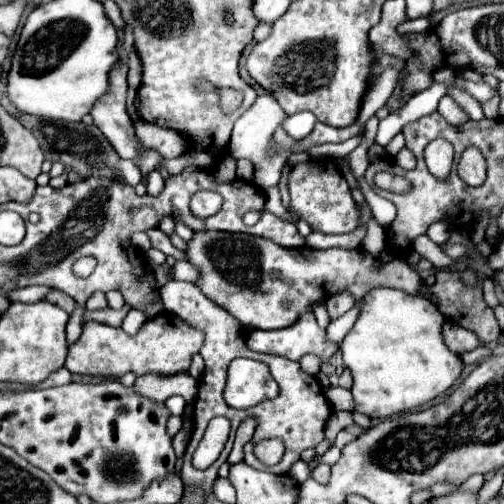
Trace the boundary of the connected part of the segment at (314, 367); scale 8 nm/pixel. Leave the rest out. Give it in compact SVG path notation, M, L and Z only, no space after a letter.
M305 355L301 358L299 363L301 365L302 370L304 370L304 372L309 375L316 376L320 371L321 362L319 358L315 355Z

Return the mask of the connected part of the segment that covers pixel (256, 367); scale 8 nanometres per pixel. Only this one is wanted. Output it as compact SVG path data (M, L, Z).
M236 358L230 364L224 398L232 408L252 408L278 393L278 385L265 364L246 358Z

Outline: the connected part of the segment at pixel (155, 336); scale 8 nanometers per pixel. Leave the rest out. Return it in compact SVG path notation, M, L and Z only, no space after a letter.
M164 312L156 316L154 320L148 320L136 336L128 336L122 328L112 328L102 322L86 322L82 326L80 338L70 346L66 368L70 372L88 374L88 376L106 376L106 378L120 378L128 372L134 372L138 376L142 374L178 374L190 368L192 356L198 354L202 348L204 336L198 334L196 328L188 328L184 320L178 320L178 316Z

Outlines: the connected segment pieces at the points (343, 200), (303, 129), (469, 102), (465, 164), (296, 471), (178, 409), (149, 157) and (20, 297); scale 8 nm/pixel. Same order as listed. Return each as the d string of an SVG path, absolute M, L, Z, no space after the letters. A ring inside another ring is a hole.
M321 157L318 160L306 160L292 168L290 172L290 212L298 218L304 218L312 230L324 234L342 234L352 232L360 226L360 212L356 202L352 200L350 188L342 172L336 168L331 157ZM331 159L331 160L330 160ZM322 160L322 161L319 161Z
M302 112L302 114L290 116L282 126L284 126L284 130L286 130L294 140L302 140L302 138L306 138L308 134L312 134L316 122L318 122L318 118L316 118L314 114Z
M454 88L454 90L450 90L448 94L464 108L464 112L466 112L472 120L482 120L482 118L484 118L484 112L482 112L480 102L478 102L476 98L472 98L470 94L464 94L464 90Z
M466 148L458 162L458 176L468 186L480 186L486 180L486 160L478 148Z
M300 460L300 462L296 462L296 464L290 468L290 474L292 474L300 484L302 484L304 480L308 480L308 478L310 478L310 472L312 472L312 470L310 470L310 466L308 466L306 462L302 462L302 460Z
M172 396L172 398L166 400L166 406L170 408L172 414L182 416L182 414L184 414L184 408L186 408L186 400L184 400L182 396Z
M148 150L144 156L140 156L140 160L136 160L136 162L138 162L136 166L140 168L142 176L148 176L148 172L150 172L150 170L154 170L154 168L160 164L160 160L162 160L162 156L160 156L158 152Z
M26 286L26 288L16 288L10 294L12 302L40 302L46 298L50 288L46 286Z

